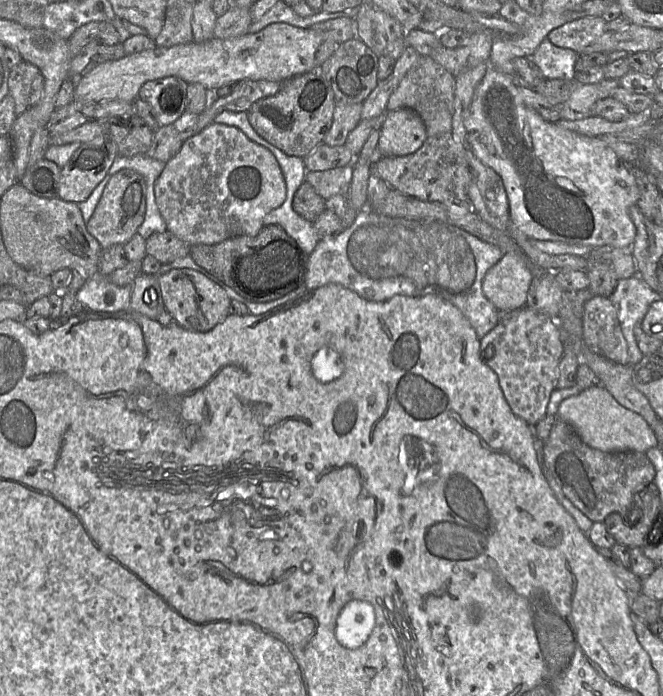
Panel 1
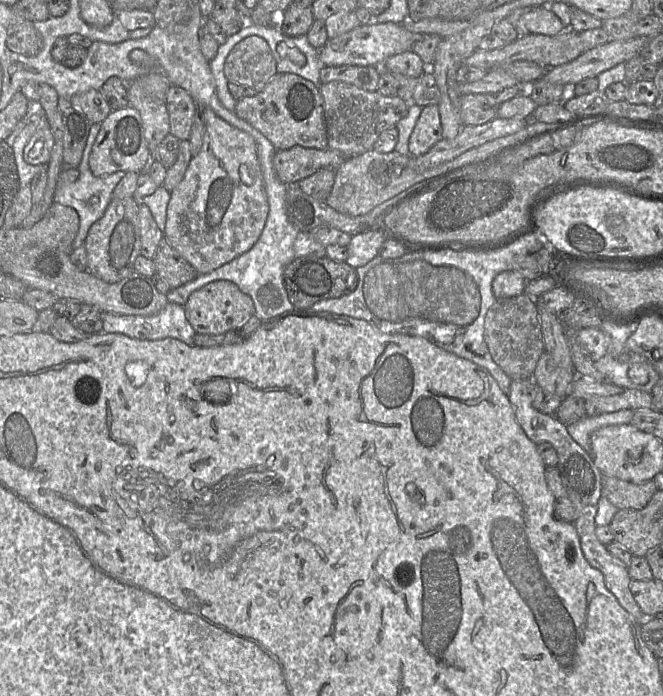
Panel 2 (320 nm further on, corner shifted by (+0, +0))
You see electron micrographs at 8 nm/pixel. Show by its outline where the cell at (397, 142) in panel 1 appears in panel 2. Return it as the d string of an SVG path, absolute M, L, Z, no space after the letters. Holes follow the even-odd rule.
M432 104L422 107L409 138L409 154L413 157L421 156L441 139L442 128L438 106Z

